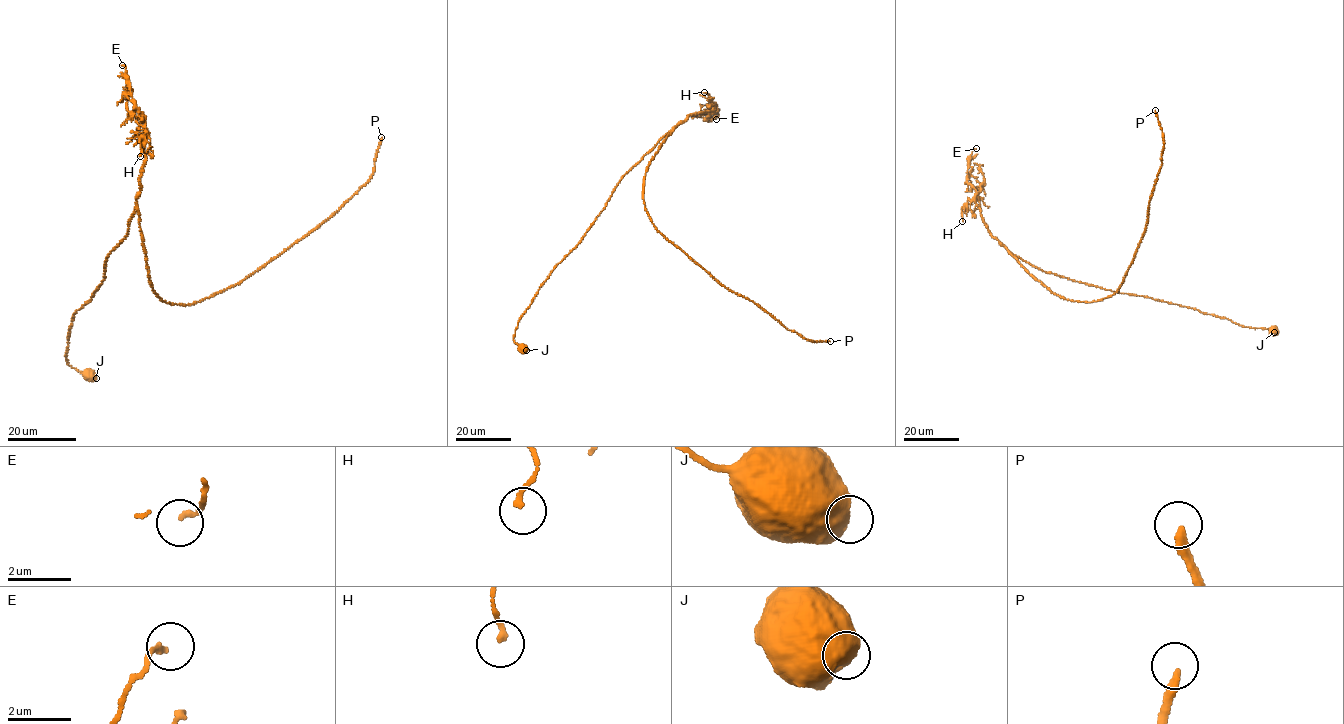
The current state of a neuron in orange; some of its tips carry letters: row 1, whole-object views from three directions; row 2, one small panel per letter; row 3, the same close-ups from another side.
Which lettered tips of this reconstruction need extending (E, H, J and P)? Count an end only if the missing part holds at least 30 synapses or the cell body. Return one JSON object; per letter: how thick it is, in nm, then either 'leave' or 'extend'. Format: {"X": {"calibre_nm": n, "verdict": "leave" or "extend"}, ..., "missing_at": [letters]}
{"E": {"calibre_nm": 160, "verdict": "leave"}, "H": {"calibre_nm": 160, "verdict": "leave"}, "J": {"calibre_nm": 900, "verdict": "leave"}, "P": {"calibre_nm": 260, "verdict": "extend"}, "missing_at": ["P"]}

